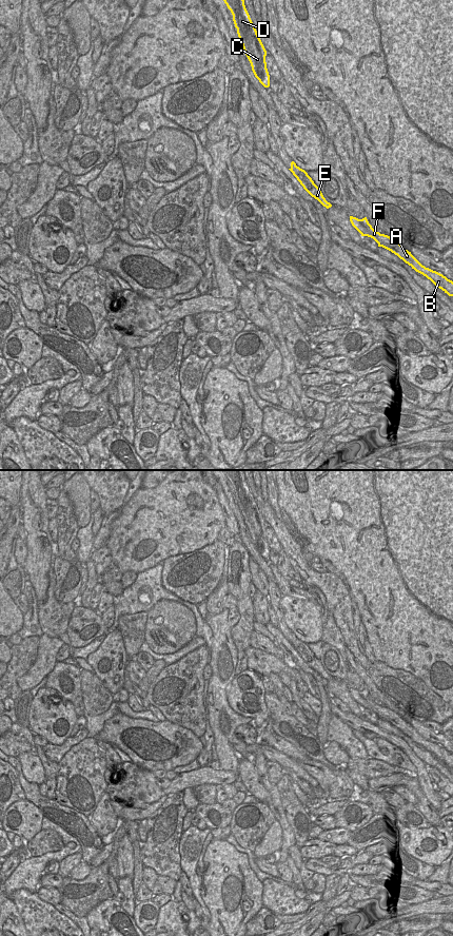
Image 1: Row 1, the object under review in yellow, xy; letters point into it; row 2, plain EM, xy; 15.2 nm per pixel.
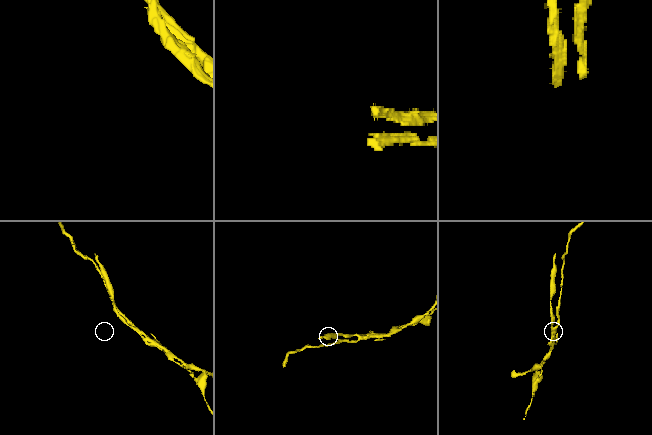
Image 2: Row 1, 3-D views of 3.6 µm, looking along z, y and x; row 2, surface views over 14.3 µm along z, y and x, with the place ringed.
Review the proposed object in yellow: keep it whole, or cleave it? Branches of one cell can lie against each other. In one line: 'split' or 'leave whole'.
split

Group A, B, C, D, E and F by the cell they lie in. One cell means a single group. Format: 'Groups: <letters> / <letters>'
Groups: A B F / C D E

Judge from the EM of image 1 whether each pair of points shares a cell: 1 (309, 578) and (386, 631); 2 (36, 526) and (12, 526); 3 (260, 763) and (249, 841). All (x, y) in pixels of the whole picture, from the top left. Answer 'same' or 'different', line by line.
1: different
2: different
3: different

